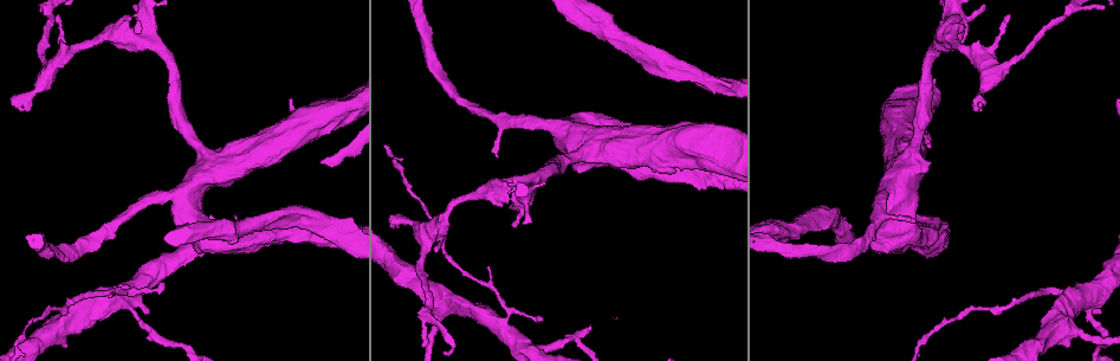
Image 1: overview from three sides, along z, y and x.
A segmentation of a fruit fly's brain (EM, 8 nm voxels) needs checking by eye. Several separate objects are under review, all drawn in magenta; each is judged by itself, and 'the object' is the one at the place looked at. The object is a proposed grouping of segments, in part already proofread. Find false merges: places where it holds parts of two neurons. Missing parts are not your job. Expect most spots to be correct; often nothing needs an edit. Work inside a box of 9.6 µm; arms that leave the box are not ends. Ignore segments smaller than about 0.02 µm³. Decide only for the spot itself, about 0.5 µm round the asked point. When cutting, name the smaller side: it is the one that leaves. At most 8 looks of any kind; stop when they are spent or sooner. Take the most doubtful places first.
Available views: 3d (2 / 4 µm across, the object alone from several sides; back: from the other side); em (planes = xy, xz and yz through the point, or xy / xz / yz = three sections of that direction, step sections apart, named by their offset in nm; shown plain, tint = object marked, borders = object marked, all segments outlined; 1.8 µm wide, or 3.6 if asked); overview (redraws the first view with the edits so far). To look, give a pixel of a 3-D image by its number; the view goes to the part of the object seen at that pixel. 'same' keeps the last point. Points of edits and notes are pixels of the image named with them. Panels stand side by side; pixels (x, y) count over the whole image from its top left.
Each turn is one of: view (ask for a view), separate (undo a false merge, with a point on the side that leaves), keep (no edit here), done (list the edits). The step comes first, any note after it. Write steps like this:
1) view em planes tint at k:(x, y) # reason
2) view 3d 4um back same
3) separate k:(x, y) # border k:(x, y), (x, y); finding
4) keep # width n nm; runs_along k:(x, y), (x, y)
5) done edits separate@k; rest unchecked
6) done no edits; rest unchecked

view 3d 4um at 1:(147, 42) # three arms meet

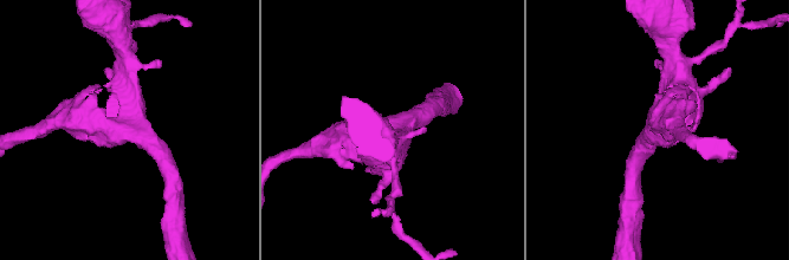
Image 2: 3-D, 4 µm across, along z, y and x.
view em planes tint at 2:(133, 130)

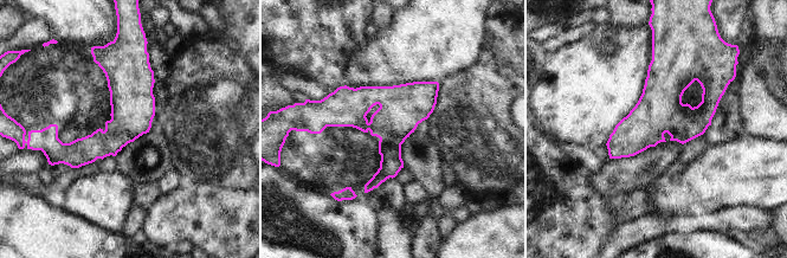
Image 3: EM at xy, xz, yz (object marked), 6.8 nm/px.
keep # width 300 nm; continuous, no second neuron

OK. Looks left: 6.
view 3d 4um at 1:(437, 313) # arms part here

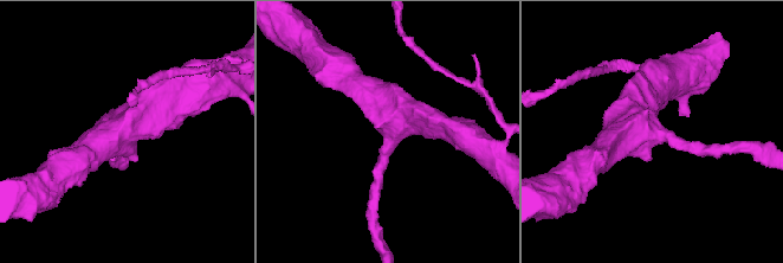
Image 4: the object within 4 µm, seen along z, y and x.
view em 3.6um planes plain at 4:(655, 132) # arms 3; arm_widths 190, 400, 400 nm; need the tissue

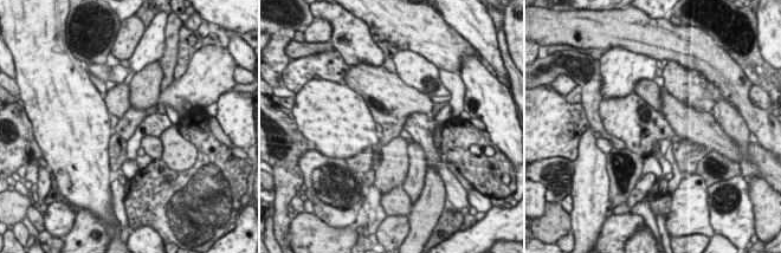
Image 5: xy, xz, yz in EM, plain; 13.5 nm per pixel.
view em 3.6um planes tint same # where the object lies

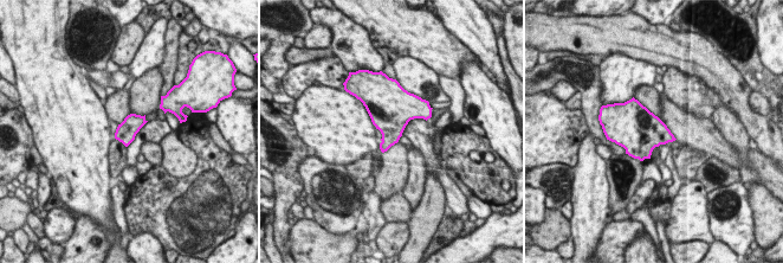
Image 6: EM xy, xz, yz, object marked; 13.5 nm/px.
keep # one neuron here

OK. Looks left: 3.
view 3d 4um back at 1:(267, 233) # closes a loop

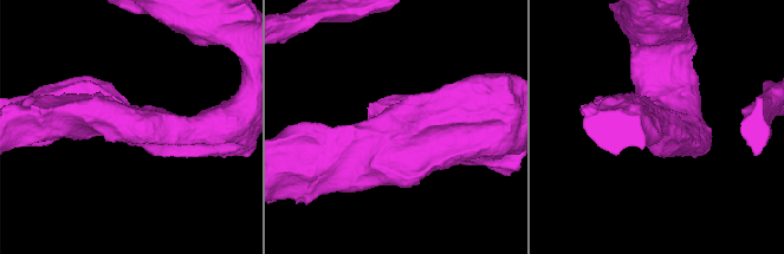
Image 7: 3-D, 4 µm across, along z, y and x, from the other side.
view em 3.6um xz step 8 tint at 7:(393, 143) # now the EM

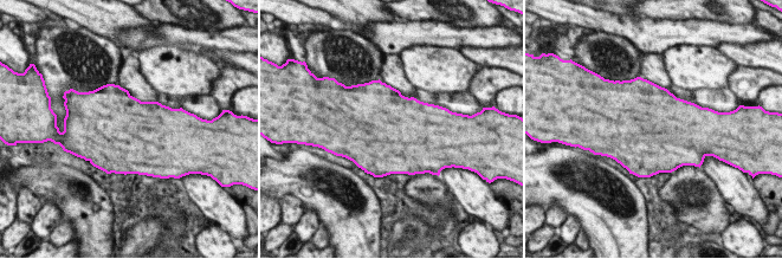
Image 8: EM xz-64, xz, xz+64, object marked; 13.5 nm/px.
view em 3.6um planes tint same

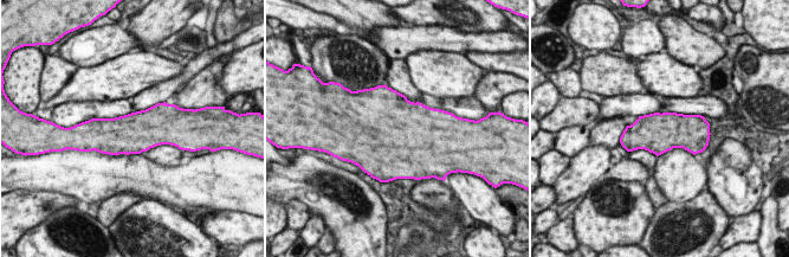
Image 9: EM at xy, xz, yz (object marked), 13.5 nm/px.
keep # width 550 nm; continuous, no second neuron

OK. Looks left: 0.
done no edits; rest unchecked

